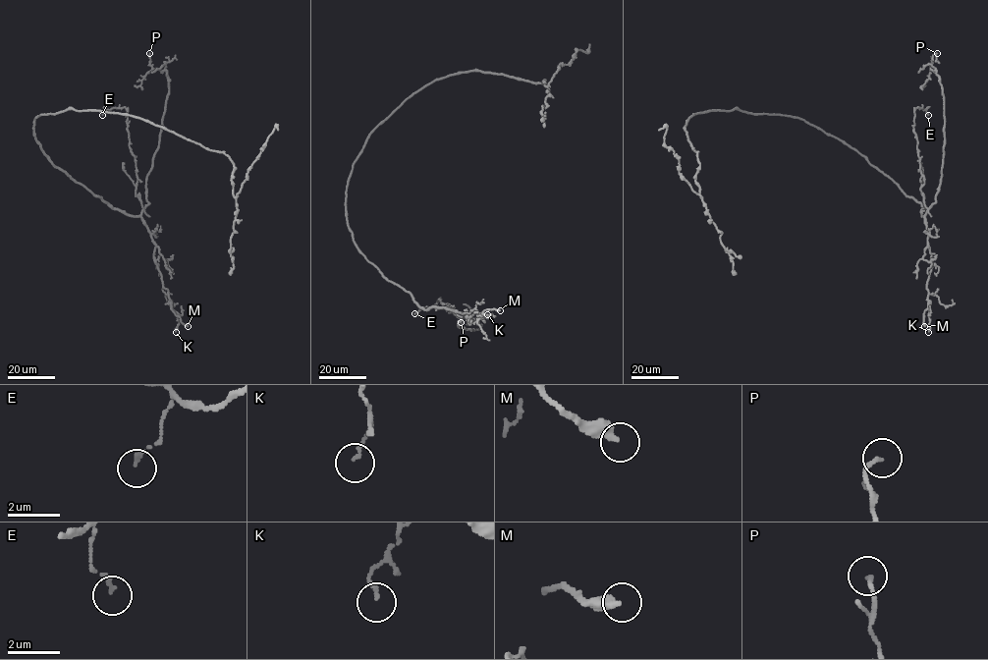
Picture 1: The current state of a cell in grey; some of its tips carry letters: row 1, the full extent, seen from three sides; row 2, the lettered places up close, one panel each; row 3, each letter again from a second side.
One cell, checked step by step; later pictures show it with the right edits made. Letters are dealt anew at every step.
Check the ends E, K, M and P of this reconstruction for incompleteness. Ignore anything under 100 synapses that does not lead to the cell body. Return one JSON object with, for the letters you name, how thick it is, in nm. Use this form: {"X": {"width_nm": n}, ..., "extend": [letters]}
{"extend": []}

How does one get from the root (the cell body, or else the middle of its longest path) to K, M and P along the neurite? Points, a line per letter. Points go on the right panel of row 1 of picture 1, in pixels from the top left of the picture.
K: (800, 119), (855, 149), (906, 195), (924, 207), (921, 212), (928, 233), (931, 265), (927, 285), (928, 332)
M: (800, 119), (855, 149), (924, 207), (921, 212), (931, 265), (924, 326)
P: (800, 119), (855, 149), (919, 201), (923, 216), (936, 201), (943, 164), (944, 99), (930, 68), (937, 53)

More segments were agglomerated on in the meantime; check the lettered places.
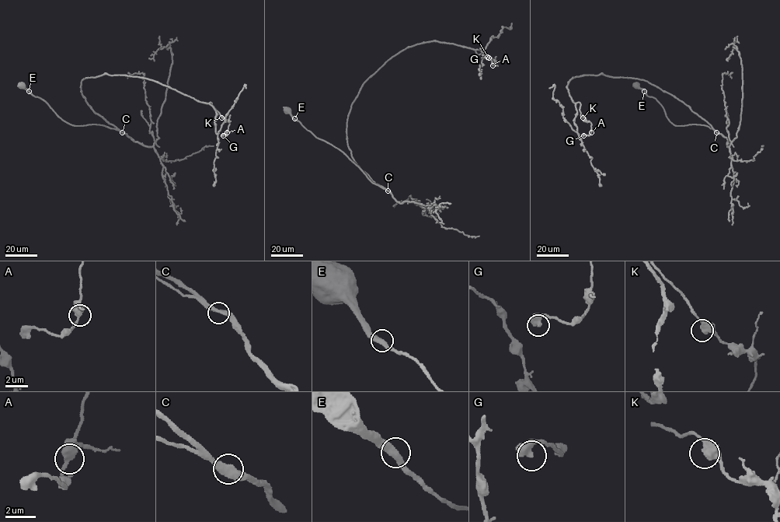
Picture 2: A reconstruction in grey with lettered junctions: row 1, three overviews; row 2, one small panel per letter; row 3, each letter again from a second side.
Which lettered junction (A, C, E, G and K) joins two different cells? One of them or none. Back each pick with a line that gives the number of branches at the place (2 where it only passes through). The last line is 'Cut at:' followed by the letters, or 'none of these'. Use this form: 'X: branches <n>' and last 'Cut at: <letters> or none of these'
Cut at: none of these

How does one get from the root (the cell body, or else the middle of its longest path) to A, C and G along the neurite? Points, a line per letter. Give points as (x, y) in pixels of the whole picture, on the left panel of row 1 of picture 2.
A: (21, 84), (69, 124), (117, 130), (89, 106), (81, 82), (148, 78), (210, 102), (229, 120), (227, 132)
C: (21, 84), (33, 96), (43, 99), (69, 124), (102, 124), (123, 132)
G: (21, 84), (69, 124), (117, 130), (89, 106), (81, 82), (148, 78), (210, 102), (229, 120), (223, 135)

